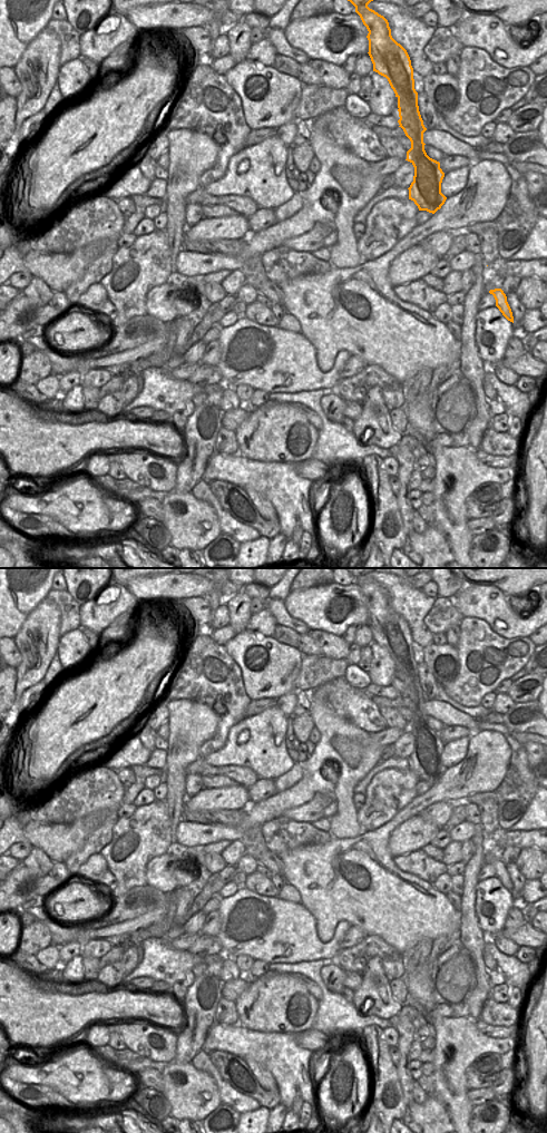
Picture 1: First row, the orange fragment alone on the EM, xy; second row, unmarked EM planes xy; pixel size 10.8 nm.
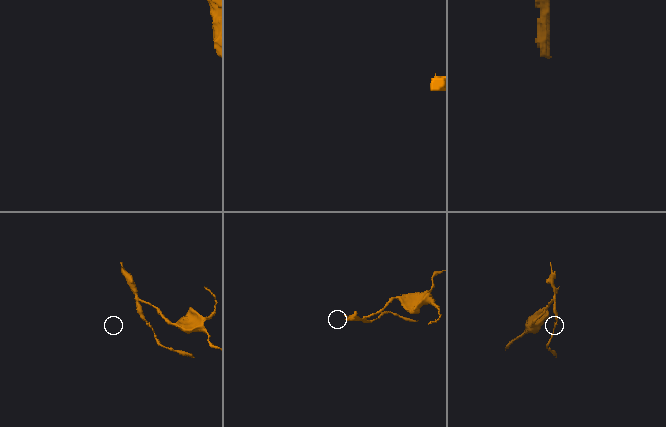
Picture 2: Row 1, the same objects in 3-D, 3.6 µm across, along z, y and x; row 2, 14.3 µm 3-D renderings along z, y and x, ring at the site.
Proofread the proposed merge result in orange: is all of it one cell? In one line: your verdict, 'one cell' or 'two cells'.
two cells

